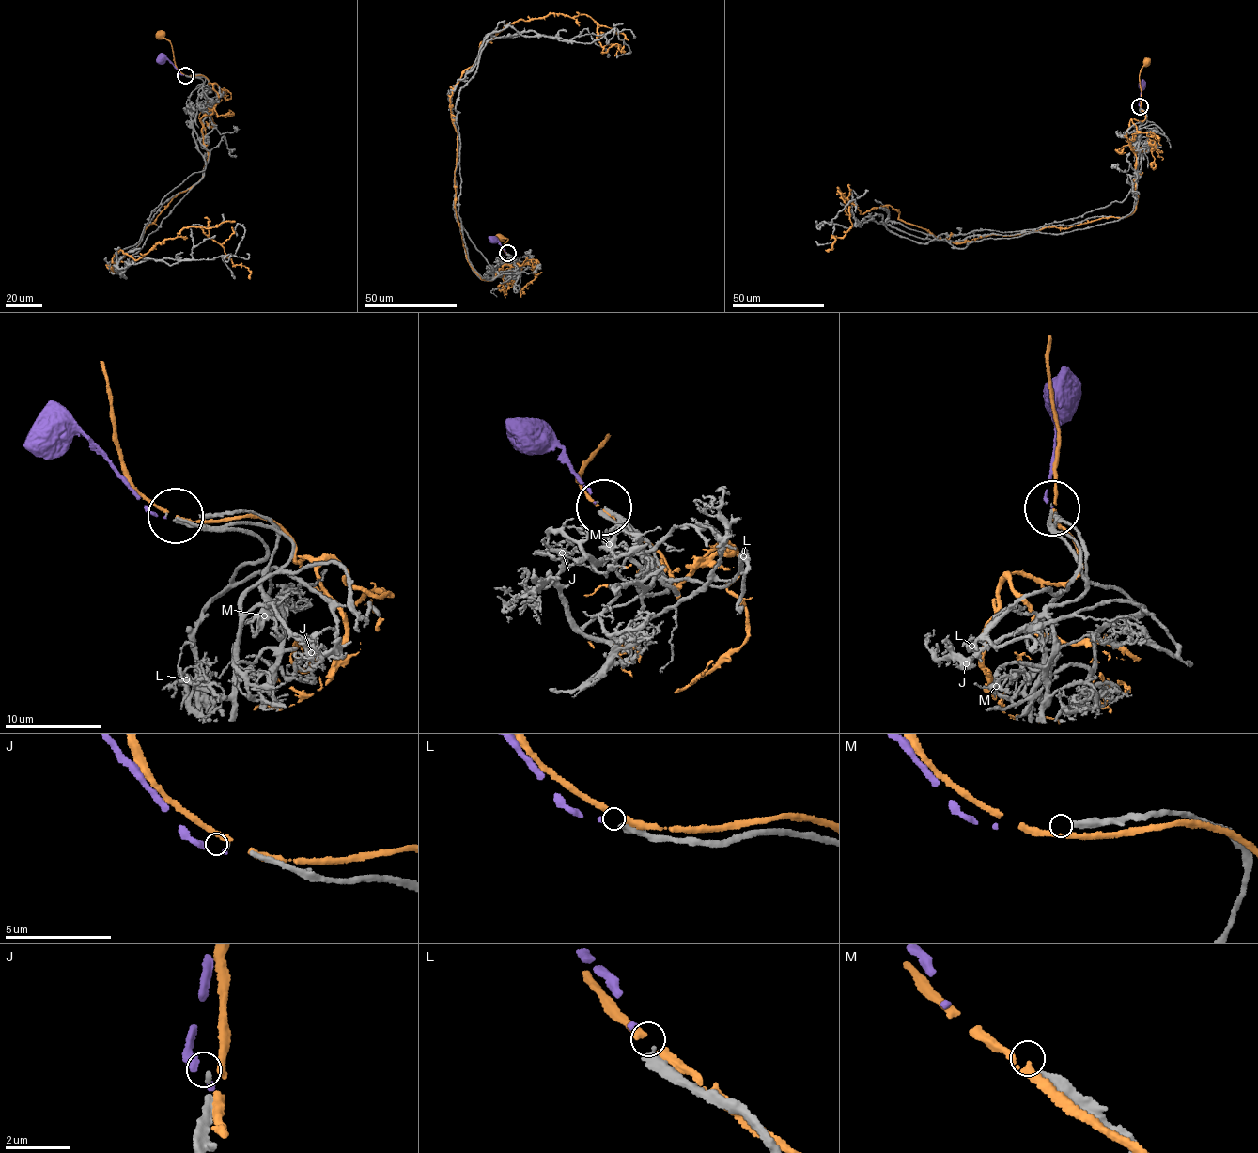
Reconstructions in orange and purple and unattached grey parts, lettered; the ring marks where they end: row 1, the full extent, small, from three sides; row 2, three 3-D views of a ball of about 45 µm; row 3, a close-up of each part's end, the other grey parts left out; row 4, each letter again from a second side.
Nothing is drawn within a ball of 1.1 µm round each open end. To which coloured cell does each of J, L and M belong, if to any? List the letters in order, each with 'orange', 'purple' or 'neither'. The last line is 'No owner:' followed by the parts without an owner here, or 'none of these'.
J: neither
L: purple
M: neither
No owner: J, M

